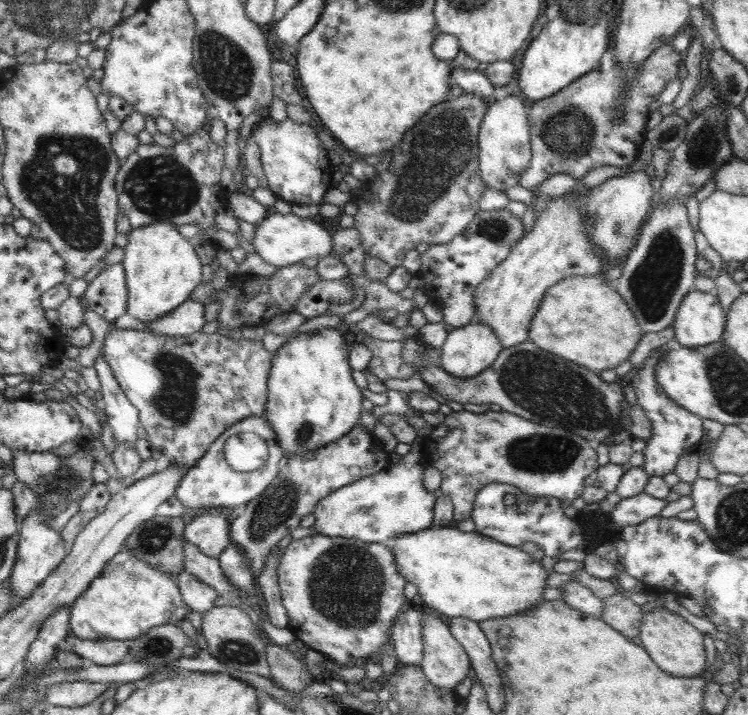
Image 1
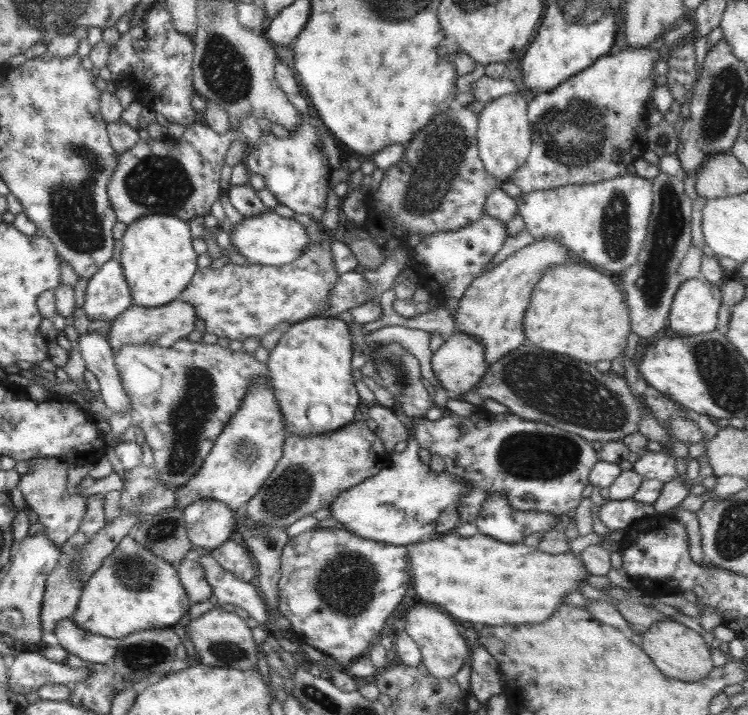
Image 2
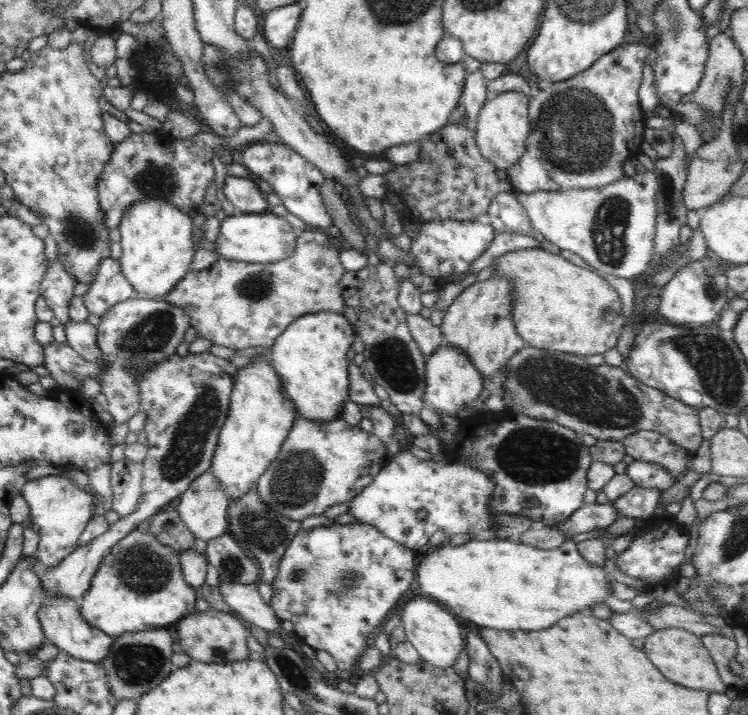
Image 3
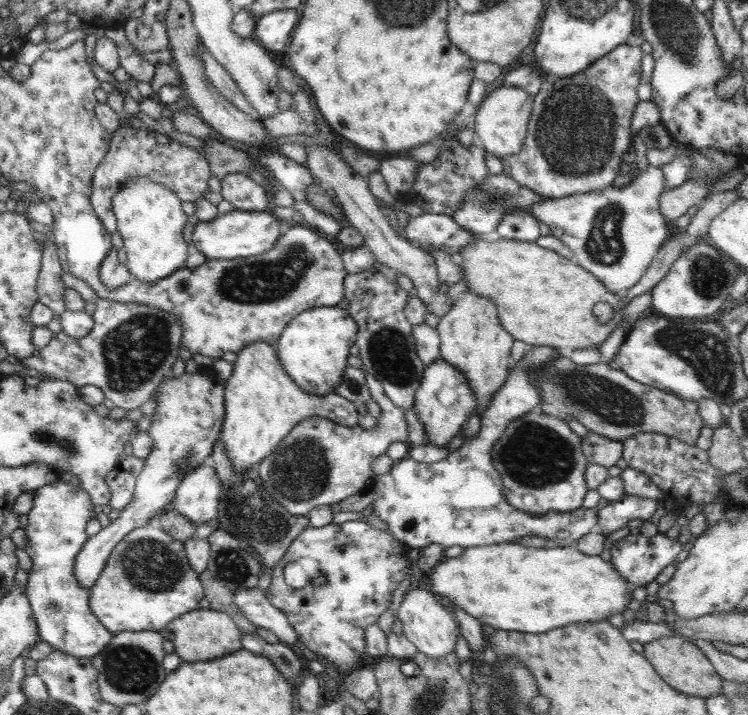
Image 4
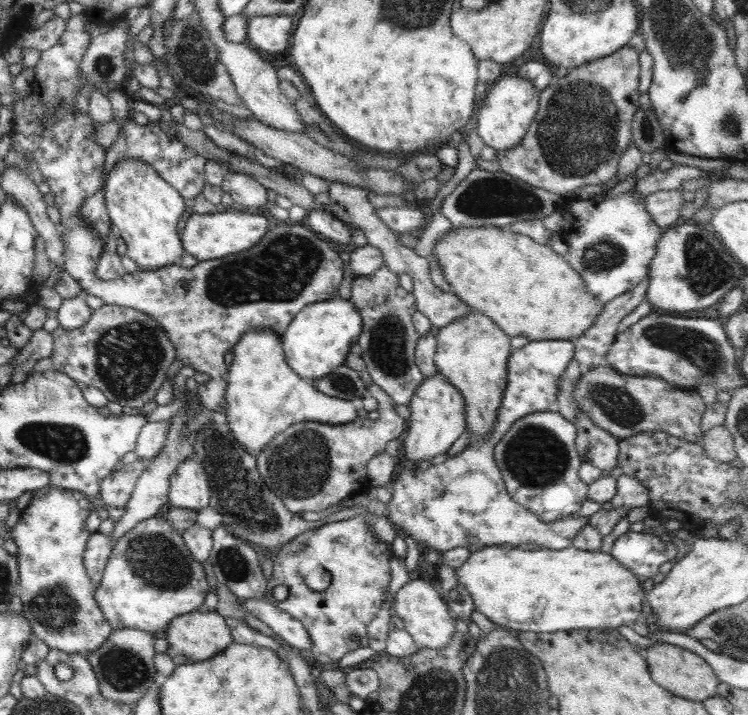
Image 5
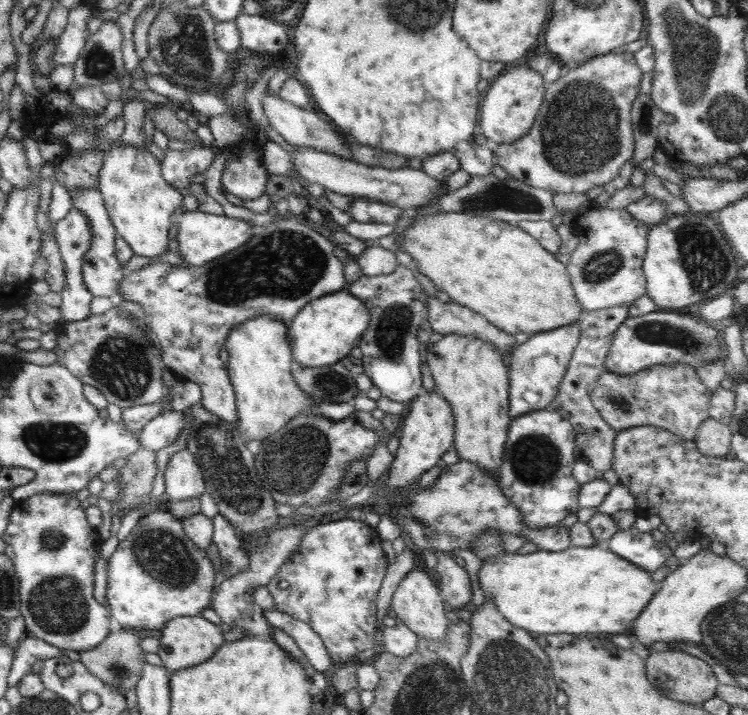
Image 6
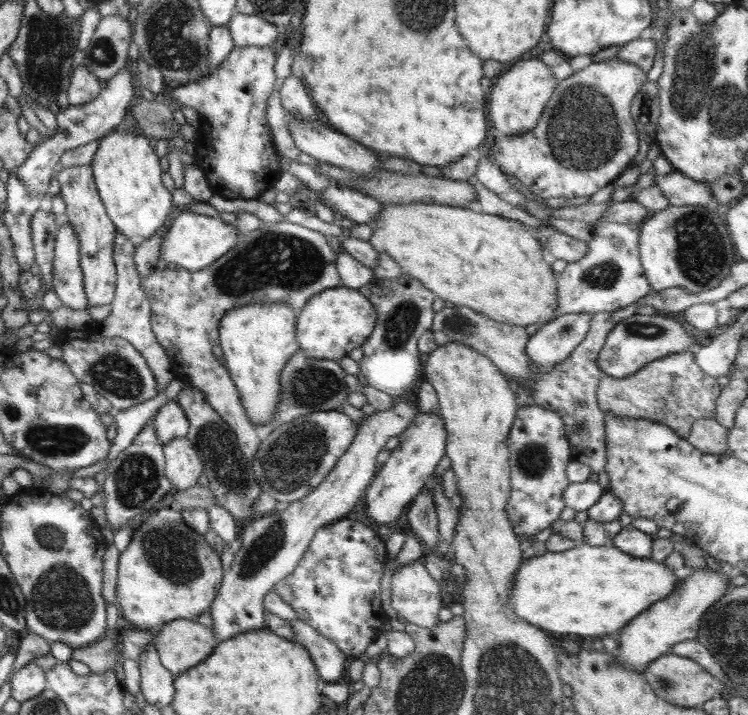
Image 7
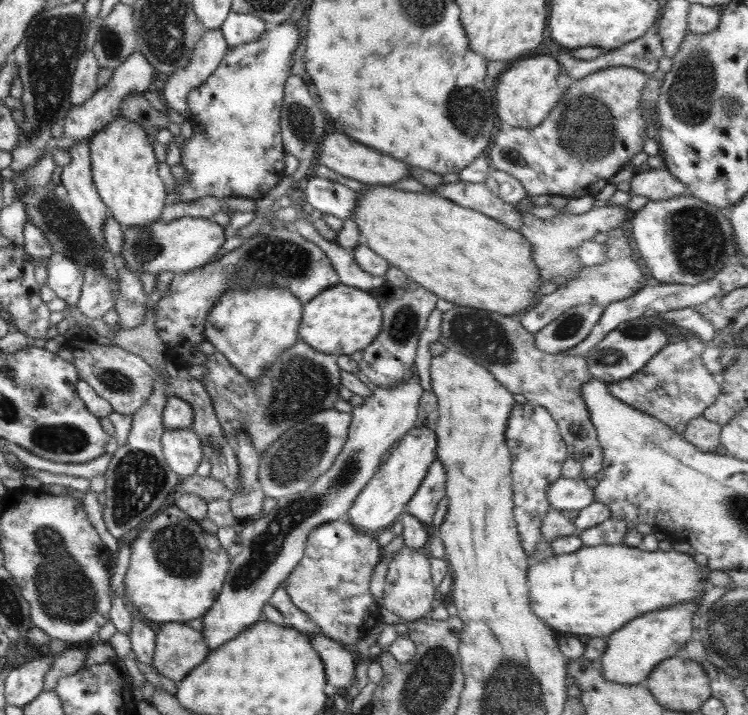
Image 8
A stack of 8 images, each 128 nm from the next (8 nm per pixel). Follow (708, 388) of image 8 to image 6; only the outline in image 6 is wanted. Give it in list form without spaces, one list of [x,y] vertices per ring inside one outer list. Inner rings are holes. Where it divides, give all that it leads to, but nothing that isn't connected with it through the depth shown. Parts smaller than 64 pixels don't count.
[[[654,365],[632,375],[618,375],[605,370],[596,379],[588,398],[600,418],[616,432],[637,426],[655,426],[684,441],[694,442],[700,423],[708,418],[711,394],[690,366]]]

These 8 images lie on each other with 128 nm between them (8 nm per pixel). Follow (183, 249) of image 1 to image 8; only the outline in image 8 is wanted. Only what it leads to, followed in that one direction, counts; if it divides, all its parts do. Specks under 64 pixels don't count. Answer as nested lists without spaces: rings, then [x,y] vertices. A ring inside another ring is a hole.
[[[120,116],[99,130],[88,141],[93,182],[108,212],[121,224],[122,228],[144,226],[160,219],[164,205],[169,202],[168,191],[158,175],[159,162],[154,156],[153,146],[148,141],[148,134],[143,126]]]

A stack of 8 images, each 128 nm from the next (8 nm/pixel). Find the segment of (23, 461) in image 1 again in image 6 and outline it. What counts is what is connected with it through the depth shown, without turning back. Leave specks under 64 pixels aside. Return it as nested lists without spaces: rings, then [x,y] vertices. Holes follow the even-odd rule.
[[[38,493],[29,496],[15,504],[11,513],[10,524],[7,526],[4,534],[1,536],[5,542],[4,554],[13,562],[14,570],[19,582],[20,612],[24,619],[26,635],[41,638],[48,642],[50,646],[56,646],[56,649],[70,651],[86,651],[96,648],[110,633],[111,614],[109,608],[100,604],[93,595],[95,583],[95,564],[97,563],[97,550],[99,550],[102,540],[98,537],[98,531],[92,525],[88,524],[85,510],[80,506],[80,501],[76,498],[76,493]]]

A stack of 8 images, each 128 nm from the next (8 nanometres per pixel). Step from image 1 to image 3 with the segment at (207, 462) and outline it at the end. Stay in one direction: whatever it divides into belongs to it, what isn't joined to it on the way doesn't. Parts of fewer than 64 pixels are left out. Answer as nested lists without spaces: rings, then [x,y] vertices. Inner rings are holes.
[[[261,356],[252,358],[250,366],[236,371],[228,418],[220,430],[209,468],[229,500],[247,495],[256,486],[270,462],[278,457],[297,418],[294,404],[286,398],[274,368]]]

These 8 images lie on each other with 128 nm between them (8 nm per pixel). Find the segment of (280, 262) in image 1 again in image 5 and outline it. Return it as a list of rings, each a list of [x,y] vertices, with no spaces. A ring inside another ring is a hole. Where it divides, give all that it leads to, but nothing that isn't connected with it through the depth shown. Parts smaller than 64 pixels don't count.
[[[229,210],[221,213],[192,213],[181,225],[180,238],[186,254],[192,254],[198,261],[212,260],[235,252],[251,249],[270,228],[266,211]]]

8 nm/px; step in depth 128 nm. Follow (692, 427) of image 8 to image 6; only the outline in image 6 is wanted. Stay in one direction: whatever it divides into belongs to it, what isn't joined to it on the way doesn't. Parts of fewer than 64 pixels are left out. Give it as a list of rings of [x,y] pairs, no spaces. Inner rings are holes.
[[[706,418],[700,428],[694,444],[697,450],[711,457],[726,457],[731,452],[731,429],[729,425]]]

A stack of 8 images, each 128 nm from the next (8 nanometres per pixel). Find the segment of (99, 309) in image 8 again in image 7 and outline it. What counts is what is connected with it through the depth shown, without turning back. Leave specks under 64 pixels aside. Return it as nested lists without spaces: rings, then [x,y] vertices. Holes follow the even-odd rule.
[[[90,165],[64,168],[54,176],[60,183],[60,194],[64,199],[65,218],[71,222],[73,231],[79,240],[80,266],[83,270],[83,285],[85,288],[88,308],[111,304],[115,297],[117,270],[113,259],[113,244],[117,228],[106,212],[102,199],[97,191]]]

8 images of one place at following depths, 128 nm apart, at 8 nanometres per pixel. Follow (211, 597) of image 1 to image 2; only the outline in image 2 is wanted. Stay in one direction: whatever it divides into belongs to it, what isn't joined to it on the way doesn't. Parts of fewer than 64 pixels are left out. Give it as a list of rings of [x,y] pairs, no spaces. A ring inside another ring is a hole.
[[[196,555],[188,556],[176,564],[178,576],[192,602],[206,602],[212,596],[211,586],[206,580],[204,569]]]

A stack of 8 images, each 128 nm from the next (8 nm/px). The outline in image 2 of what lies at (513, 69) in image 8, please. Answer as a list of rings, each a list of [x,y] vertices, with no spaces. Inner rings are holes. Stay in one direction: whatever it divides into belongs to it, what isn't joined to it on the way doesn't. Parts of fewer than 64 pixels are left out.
[[[512,93],[495,98],[478,108],[477,145],[480,160],[492,178],[504,183],[512,178],[515,170],[522,166],[531,149],[531,126],[527,117],[526,98]]]

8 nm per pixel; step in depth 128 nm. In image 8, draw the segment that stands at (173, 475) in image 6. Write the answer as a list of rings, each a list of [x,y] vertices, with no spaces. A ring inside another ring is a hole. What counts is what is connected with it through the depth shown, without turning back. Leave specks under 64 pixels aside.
[[[192,428],[168,430],[161,438],[162,450],[168,466],[181,479],[187,479],[196,473],[203,458],[200,438]]]

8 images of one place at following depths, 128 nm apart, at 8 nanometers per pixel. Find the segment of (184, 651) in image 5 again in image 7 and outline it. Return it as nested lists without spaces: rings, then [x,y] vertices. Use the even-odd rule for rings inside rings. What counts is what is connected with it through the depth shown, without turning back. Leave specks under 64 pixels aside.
[[[188,619],[167,622],[152,643],[162,666],[175,677],[199,665],[218,644],[212,629]]]

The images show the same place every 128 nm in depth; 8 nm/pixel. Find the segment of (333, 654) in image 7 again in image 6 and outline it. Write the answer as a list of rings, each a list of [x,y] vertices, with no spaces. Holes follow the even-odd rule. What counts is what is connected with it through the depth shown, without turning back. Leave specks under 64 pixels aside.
[[[276,608],[274,610],[263,610],[263,613],[272,628],[276,627],[283,630],[295,640],[298,649],[302,651],[304,657],[310,661],[316,671],[318,670],[318,672],[326,675],[337,667],[330,660],[330,656],[324,648],[323,640],[308,623],[302,622]]]

